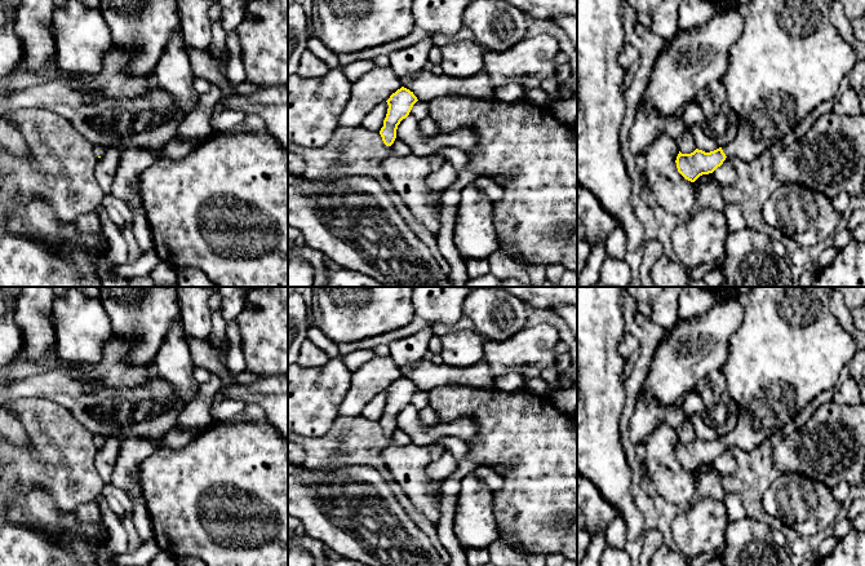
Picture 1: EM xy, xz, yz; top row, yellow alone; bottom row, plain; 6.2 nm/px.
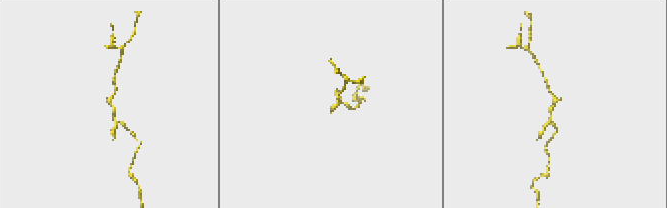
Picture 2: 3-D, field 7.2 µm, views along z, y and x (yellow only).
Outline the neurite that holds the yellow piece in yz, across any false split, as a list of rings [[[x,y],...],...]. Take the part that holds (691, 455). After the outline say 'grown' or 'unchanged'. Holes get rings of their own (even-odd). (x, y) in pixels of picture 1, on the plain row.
[[[753,287],[740,299],[744,317],[740,327],[731,336],[728,358],[720,370],[728,394],[738,408],[737,423],[723,438],[710,442],[696,438],[691,443],[679,441],[675,450],[678,461],[691,472],[702,464],[713,463],[727,447],[735,446],[751,452],[777,432],[788,430],[800,410],[820,393],[837,388],[843,367],[859,350],[852,337],[831,314],[829,292],[825,287]]]; grown

